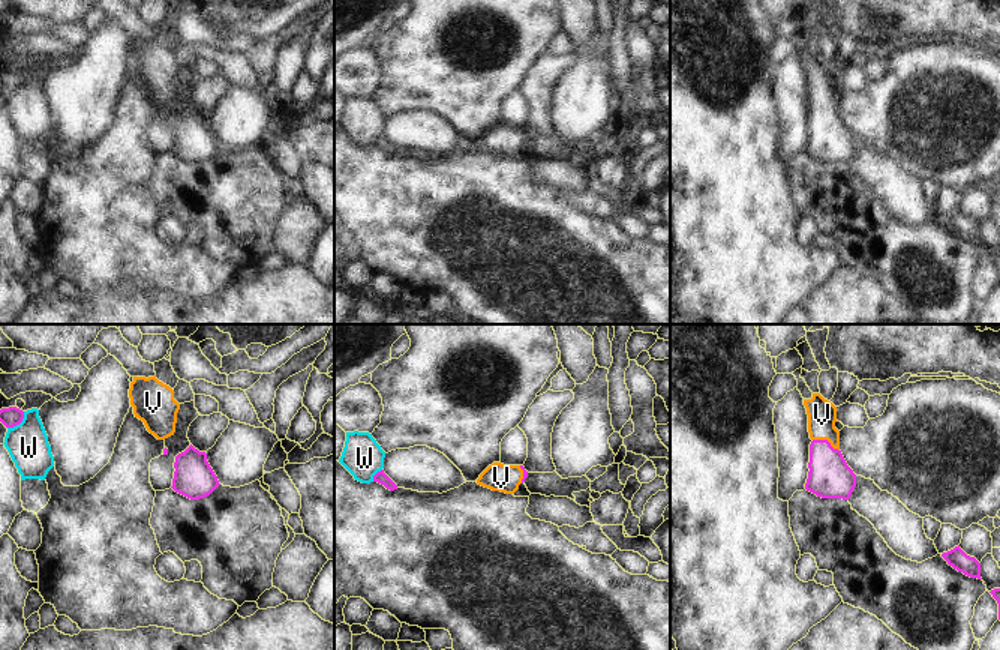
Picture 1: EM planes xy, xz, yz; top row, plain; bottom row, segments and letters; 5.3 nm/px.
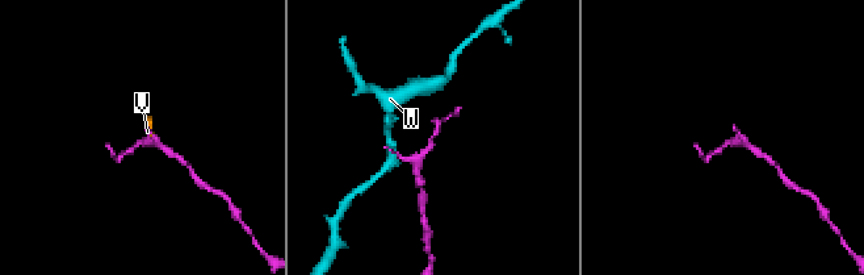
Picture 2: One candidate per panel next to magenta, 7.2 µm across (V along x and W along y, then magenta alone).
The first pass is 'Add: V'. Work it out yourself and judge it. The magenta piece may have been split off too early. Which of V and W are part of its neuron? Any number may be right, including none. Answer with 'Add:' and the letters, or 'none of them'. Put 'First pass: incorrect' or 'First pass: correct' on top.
First pass: correct
Add: V

